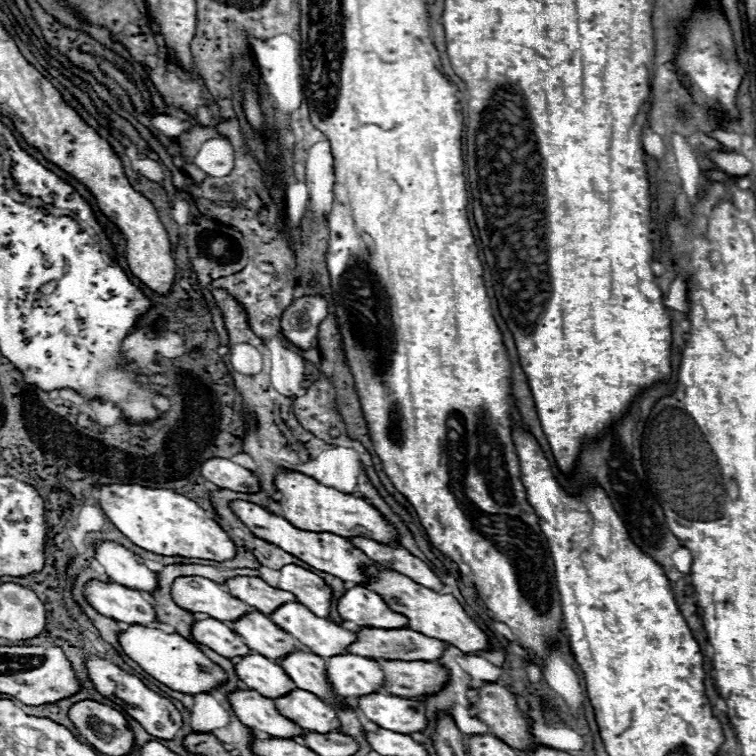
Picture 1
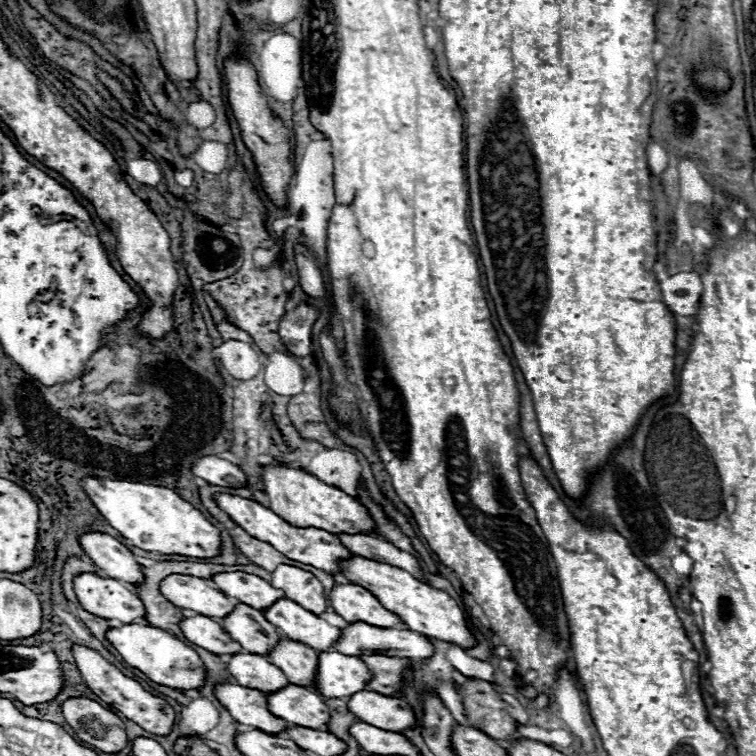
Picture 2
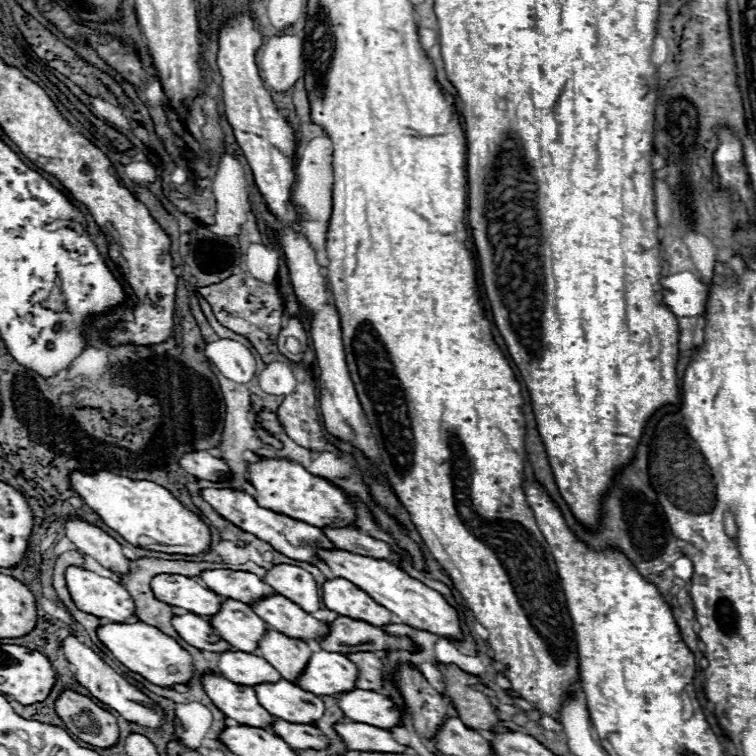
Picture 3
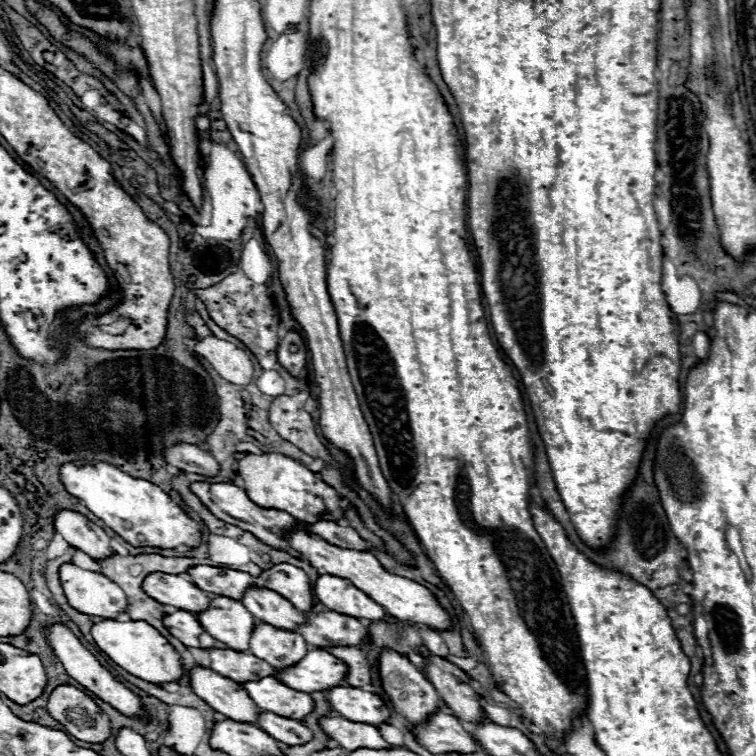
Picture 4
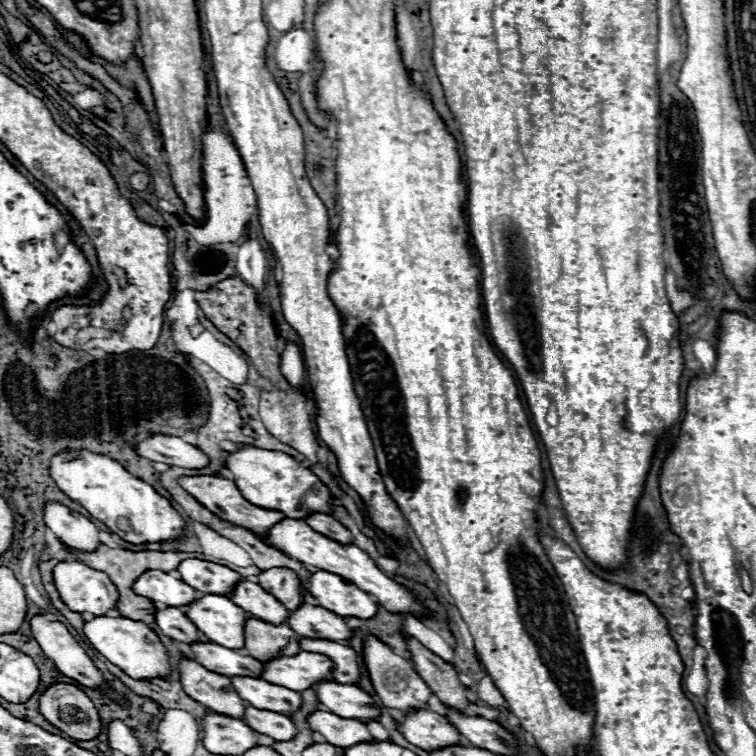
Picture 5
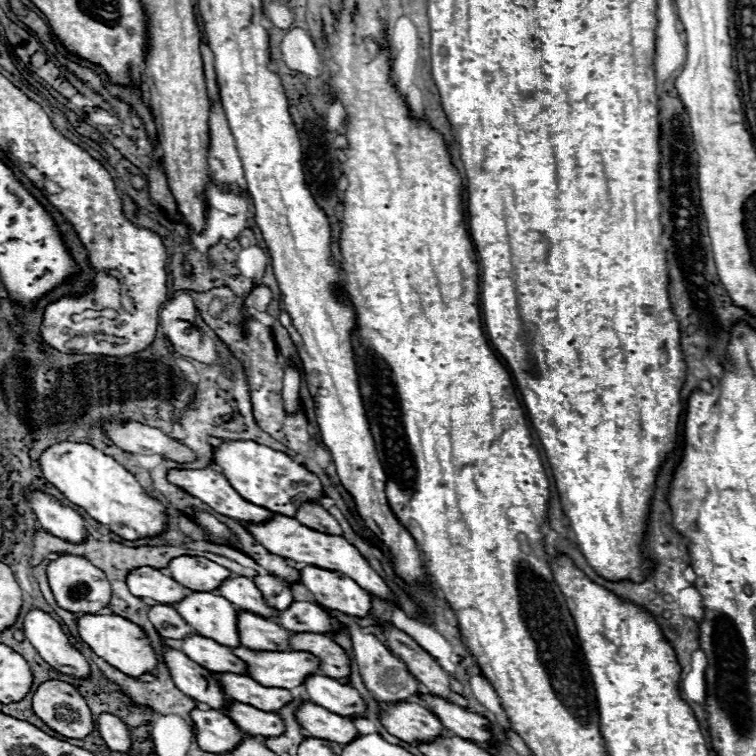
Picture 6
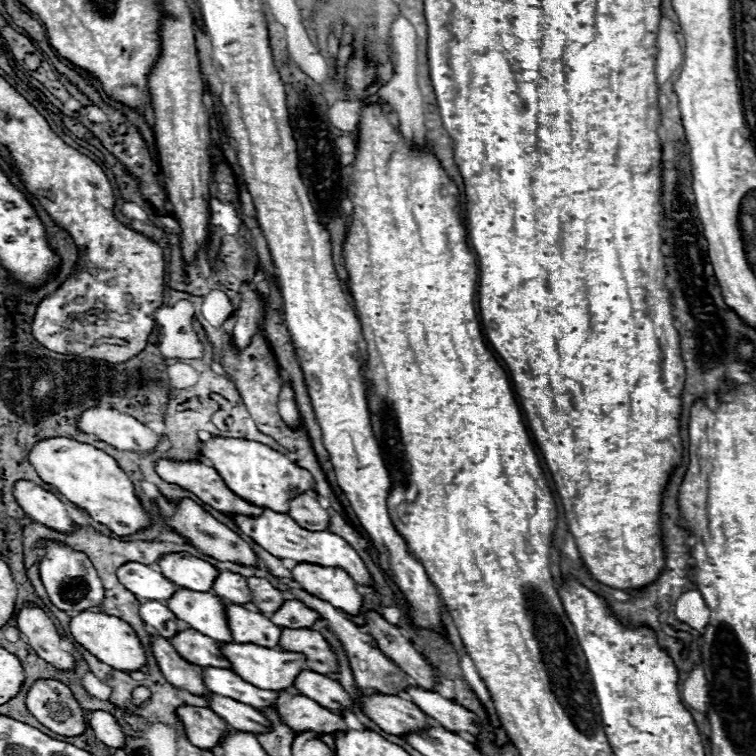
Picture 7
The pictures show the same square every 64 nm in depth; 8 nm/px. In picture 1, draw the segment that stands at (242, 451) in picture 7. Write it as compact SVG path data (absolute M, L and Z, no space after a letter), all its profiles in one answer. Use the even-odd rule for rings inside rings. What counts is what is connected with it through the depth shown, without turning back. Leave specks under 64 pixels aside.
M300 472L280 474L276 478L276 486L282 494L282 500L278 502L282 516L300 530L332 532L332 534L338 534L344 538L368 536L370 540L380 540L382 544L396 544L398 546L396 528L372 504L368 504L362 498L328 488L328 486L320 484L318 480L314 480L306 474L300 474Z

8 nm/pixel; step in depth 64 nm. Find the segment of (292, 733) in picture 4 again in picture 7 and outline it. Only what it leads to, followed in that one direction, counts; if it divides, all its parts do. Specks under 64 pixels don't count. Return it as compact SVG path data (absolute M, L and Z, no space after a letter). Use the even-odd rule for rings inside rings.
M212 694L208 700L210 710L214 710L220 718L228 722L230 728L240 730L240 732L250 732L250 734L260 734L260 732L270 732L270 722L252 706L236 702L232 698L224 698L218 694Z

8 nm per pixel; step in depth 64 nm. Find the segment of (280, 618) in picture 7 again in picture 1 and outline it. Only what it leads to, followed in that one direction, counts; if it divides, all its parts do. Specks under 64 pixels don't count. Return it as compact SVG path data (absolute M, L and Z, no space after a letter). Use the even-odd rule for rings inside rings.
M362 628L356 634L358 642L352 644L348 652L366 658L436 662L448 646L442 640L424 636L410 628L400 628L400 632L380 632L380 628Z

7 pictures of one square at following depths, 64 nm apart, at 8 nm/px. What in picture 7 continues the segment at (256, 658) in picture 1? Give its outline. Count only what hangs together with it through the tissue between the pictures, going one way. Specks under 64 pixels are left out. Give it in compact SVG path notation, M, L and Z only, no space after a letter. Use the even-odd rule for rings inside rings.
M182 630L172 638L172 646L176 652L198 666L212 664L212 668L232 668L230 660L222 654L220 644L196 630Z

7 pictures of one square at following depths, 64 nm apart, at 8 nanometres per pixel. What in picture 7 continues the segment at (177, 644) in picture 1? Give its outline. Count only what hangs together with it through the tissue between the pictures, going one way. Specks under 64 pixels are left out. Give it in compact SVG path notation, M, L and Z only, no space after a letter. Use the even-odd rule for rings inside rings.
M80 612L78 616L72 618L70 622L70 632L74 636L74 640L78 644L82 644L90 654L94 654L100 662L116 668L116 670L122 670L122 672L136 672L136 670L142 670L146 664L148 664L148 658L146 658L146 648L142 644L142 640L136 636L134 628L116 618L116 616L110 616L110 614L96 614L96 612Z

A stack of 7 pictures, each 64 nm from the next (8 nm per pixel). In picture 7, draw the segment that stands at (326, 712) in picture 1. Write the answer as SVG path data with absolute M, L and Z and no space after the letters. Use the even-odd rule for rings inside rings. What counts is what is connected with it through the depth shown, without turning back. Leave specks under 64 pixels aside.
M204 668L204 684L220 696L228 696L232 700L240 700L244 704L252 704L254 708L270 708L276 704L278 690L264 690L246 680L238 674L222 668Z

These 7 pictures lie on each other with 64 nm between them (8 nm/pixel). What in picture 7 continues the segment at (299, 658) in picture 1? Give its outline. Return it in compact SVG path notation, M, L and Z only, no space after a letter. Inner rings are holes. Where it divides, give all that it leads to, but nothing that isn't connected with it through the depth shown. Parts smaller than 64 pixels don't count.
M228 604L228 624L232 638L240 644L264 644L264 648L280 648L282 628L272 624L262 612L252 612L238 604Z

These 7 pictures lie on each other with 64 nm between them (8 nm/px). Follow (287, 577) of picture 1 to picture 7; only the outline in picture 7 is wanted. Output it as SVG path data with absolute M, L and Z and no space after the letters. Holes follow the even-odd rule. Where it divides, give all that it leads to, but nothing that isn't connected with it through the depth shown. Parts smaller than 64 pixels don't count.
M248 578L248 588L254 594L254 606L262 612L262 614L272 614L280 608L280 604L284 604L284 592L274 588L270 584L270 580L266 578Z

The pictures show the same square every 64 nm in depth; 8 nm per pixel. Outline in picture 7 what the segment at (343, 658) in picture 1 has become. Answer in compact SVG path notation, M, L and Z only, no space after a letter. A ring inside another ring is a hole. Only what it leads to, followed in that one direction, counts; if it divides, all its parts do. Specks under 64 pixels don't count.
M222 644L222 652L232 662L232 672L236 672L240 678L248 680L250 684L256 684L258 688L268 688L268 690L292 688L294 680L296 680L296 672L308 670L306 656L296 654L296 652L262 648L256 644Z

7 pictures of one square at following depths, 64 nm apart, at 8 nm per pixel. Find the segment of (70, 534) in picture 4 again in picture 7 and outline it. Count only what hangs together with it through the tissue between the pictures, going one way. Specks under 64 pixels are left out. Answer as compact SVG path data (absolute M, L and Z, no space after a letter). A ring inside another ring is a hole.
M20 480L14 486L14 496L22 510L38 524L44 524L56 532L72 532L76 522L66 512L64 504L52 494L42 490L40 486Z

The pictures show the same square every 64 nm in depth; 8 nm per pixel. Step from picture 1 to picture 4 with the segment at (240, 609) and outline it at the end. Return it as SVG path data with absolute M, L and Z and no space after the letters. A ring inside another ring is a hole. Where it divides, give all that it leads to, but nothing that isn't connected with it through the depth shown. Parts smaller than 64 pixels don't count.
M154 572L142 584L144 592L160 604L188 608L188 612L202 612L210 608L212 594L200 590L188 576Z

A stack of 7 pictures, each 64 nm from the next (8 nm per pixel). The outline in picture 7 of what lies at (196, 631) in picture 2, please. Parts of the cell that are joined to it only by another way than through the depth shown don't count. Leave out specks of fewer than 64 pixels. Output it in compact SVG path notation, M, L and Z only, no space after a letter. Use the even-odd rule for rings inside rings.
M156 600L142 602L140 604L140 616L150 628L154 628L164 638L176 636L176 632L180 632L180 628L184 626L182 622L178 626L178 618L174 616L174 612L166 604L156 602Z

